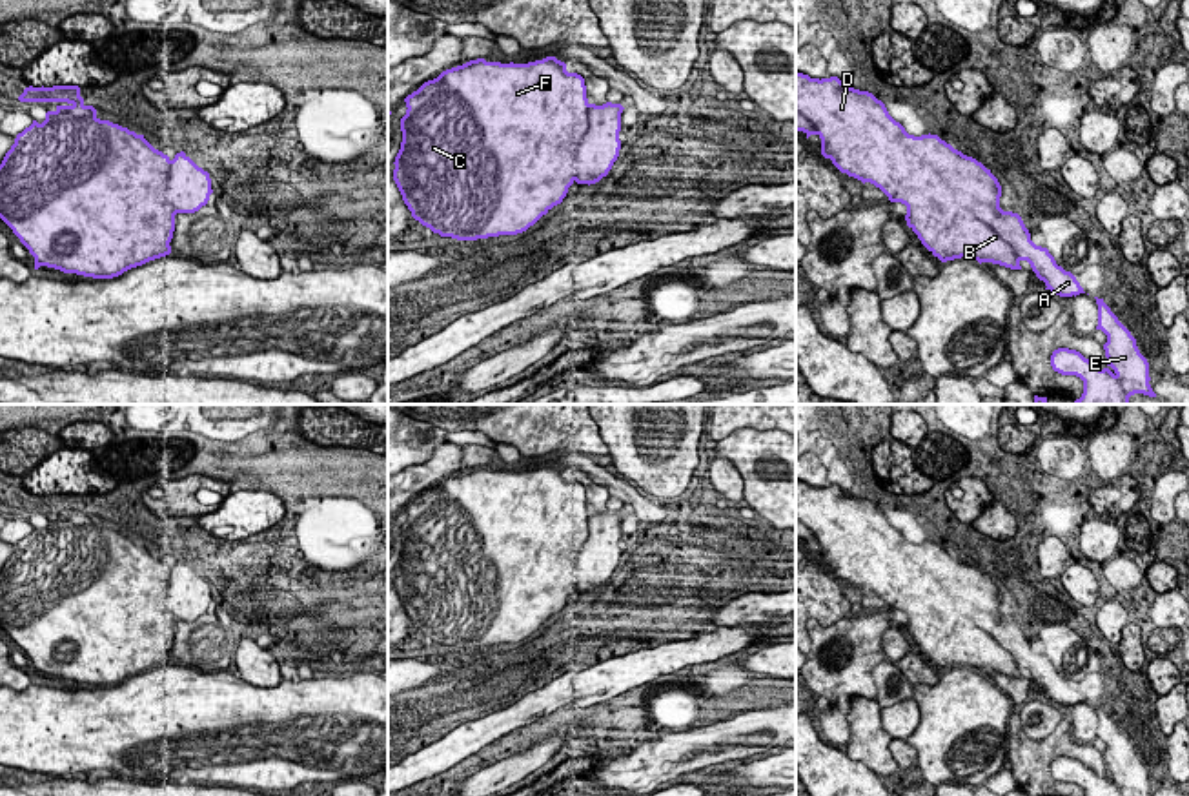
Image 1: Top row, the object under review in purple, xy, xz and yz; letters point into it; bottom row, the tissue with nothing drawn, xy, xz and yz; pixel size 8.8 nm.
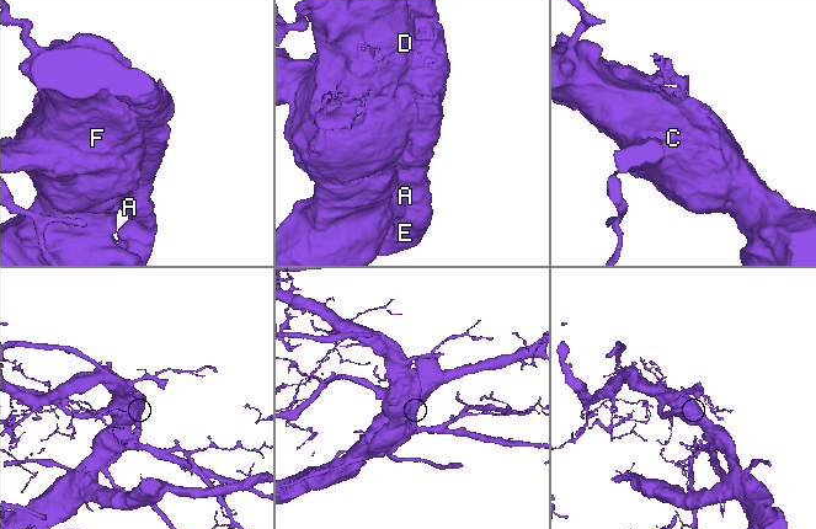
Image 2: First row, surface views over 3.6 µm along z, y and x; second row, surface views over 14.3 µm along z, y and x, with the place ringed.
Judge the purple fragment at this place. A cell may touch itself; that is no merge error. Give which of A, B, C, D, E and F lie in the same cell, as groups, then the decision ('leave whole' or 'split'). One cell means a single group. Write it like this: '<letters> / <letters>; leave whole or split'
A E / B C D F; split

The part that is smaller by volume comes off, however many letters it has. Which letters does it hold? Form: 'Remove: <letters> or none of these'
Remove: A, E

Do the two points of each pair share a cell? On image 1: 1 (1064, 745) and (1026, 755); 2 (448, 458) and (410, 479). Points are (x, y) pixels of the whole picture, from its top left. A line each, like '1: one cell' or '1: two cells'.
1: one cell
2: one cell

